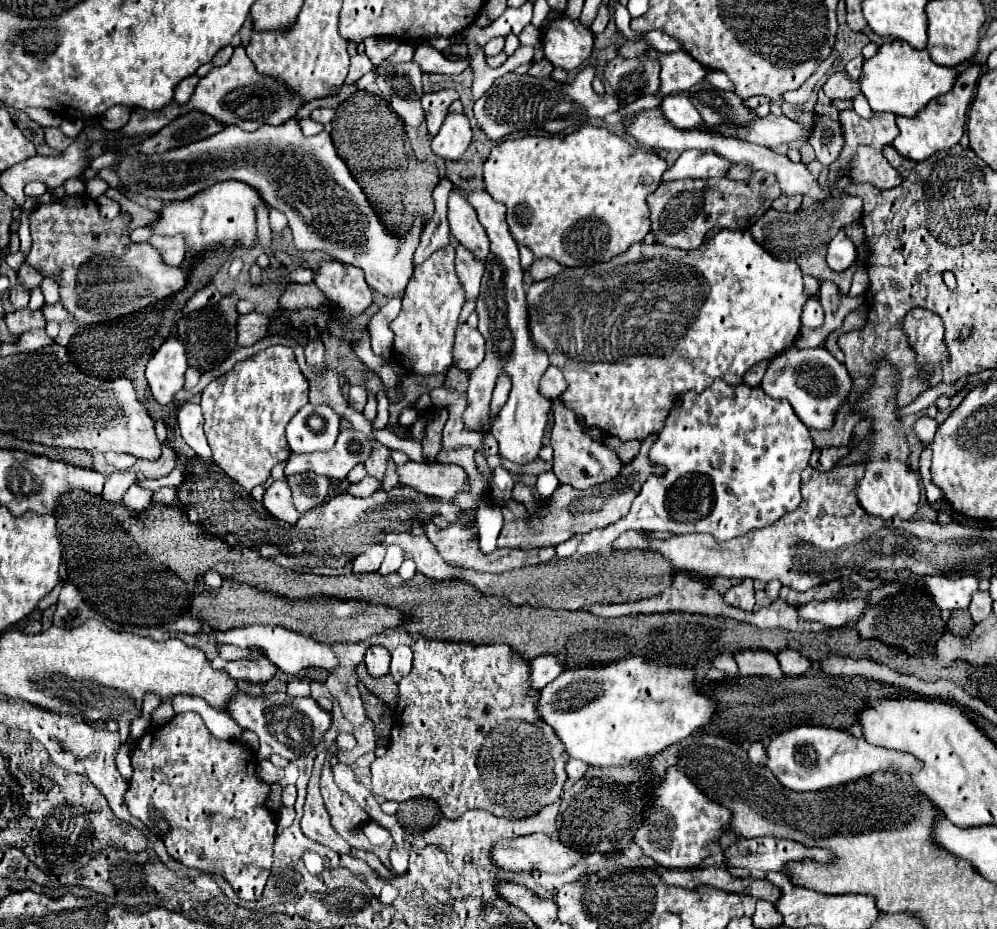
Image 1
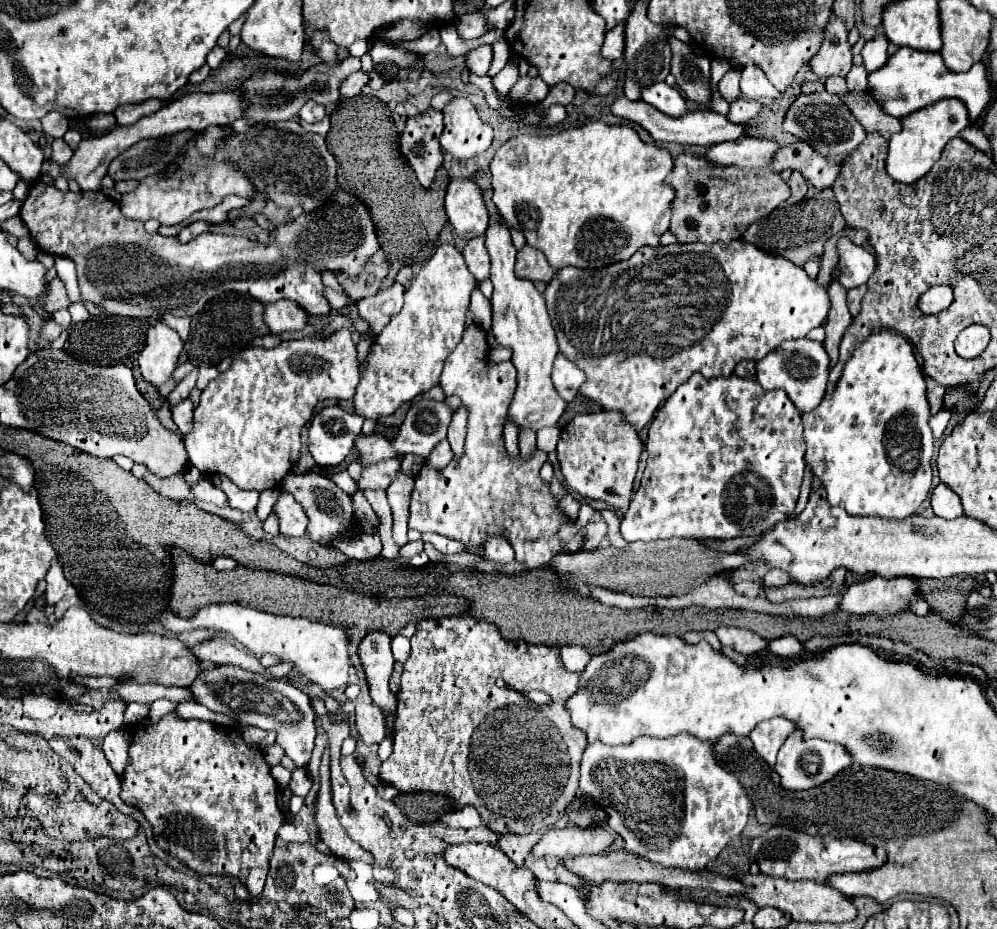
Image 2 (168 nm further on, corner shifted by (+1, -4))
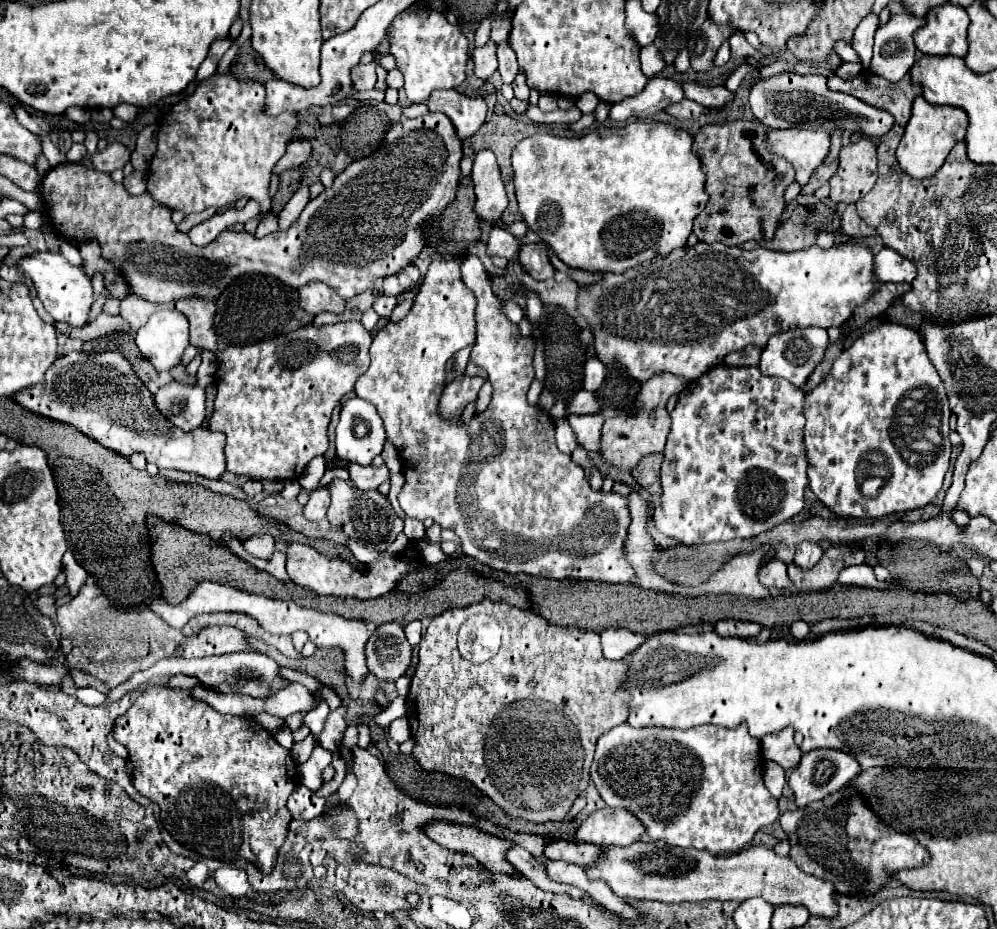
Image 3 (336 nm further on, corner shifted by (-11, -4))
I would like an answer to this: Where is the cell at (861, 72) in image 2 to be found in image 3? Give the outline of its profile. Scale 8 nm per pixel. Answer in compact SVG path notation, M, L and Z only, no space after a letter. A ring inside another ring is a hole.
M836 41L834 43L834 51L844 61L856 61L856 55L852 55L852 47L846 41Z

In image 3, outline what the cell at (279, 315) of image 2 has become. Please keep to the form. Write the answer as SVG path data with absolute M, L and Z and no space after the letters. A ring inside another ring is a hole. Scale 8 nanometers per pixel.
M312 281L300 289L300 305L314 315L322 311L342 313L346 307L346 301L330 285L322 281Z

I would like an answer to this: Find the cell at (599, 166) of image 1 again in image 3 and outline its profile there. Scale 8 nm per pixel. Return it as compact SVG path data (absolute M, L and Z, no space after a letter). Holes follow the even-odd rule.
M650 121L650 123L630 123L622 129L612 129L612 127L600 127L584 137L552 137L552 135L532 135L528 139L522 139L512 153L512 167L514 167L514 187L516 187L516 197L518 197L518 207L532 231L536 231L544 243L548 243L554 253L574 269L584 269L592 273L624 273L630 267L640 265L642 261L654 259L656 255L666 255L672 249L684 247L686 239L692 233L692 221L696 215L702 213L704 205L708 203L708 193L704 189L706 183L706 173L702 169L700 157L692 151L694 137L682 129L674 127L670 123L660 123L660 121Z

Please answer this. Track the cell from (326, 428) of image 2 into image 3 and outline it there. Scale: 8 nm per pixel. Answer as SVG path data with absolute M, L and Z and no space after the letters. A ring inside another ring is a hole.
M360 397L348 399L340 411L340 423L336 427L336 455L350 463L370 465L372 459L382 453L384 443L386 443L386 429L376 407L372 407L370 401L364 401Z

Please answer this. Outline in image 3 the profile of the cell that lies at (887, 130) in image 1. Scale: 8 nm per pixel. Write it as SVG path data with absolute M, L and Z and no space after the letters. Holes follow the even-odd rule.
M862 71L854 79L842 79L834 73L828 77L828 89L854 95L874 107L890 111L896 123L902 127L910 119L912 101L922 95L920 85L912 83L910 77L904 77L898 83L888 83L872 71Z

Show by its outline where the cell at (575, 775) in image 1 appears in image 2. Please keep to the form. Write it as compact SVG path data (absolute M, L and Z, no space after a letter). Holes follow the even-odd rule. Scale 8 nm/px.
M676 735L668 739L636 739L628 747L608 747L592 743L586 747L580 765L580 793L592 795L610 815L608 825L624 839L630 853L650 859L662 867L680 867L702 871L718 857L718 853L742 833L752 809L742 783L736 775L724 771L712 751L712 743L692 739L692 735Z

